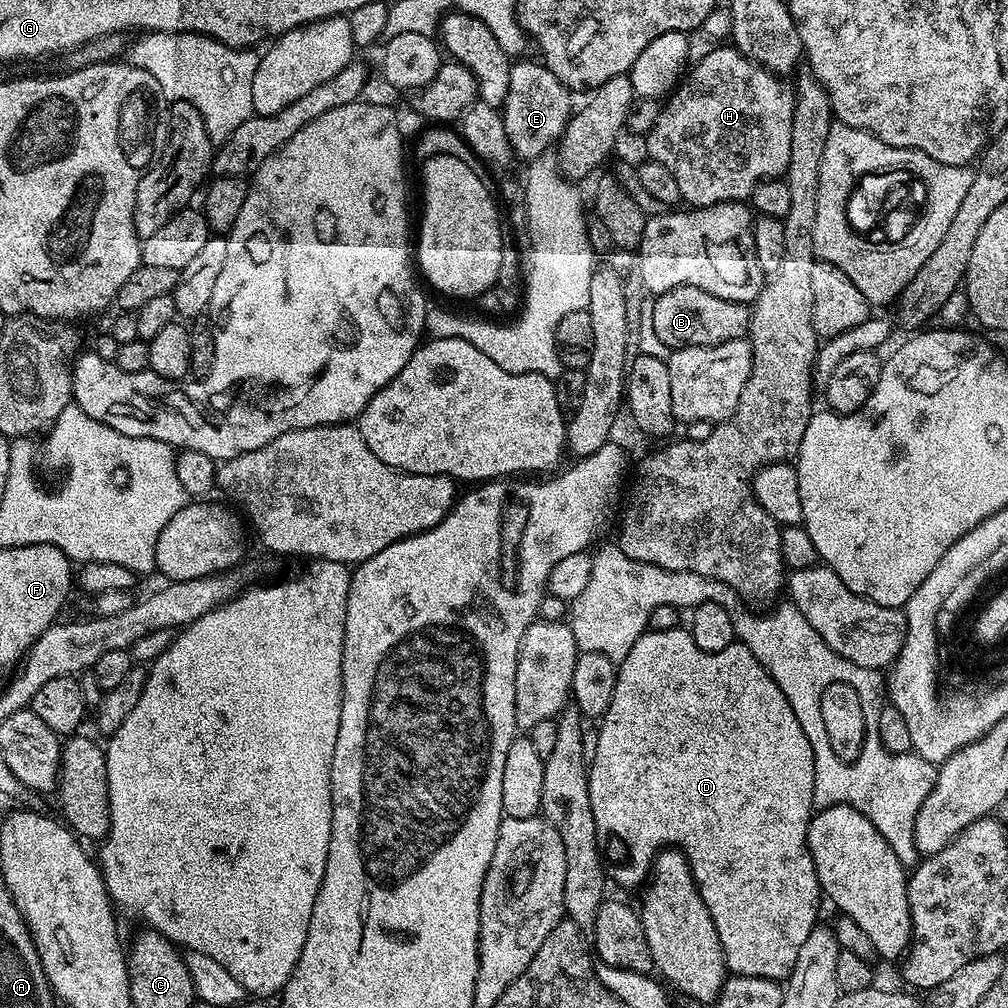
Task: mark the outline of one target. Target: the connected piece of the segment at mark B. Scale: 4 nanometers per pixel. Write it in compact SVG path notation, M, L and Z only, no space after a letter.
M678 286L664 292L652 300L652 305L652 334L656 340L664 342L669 350L694 346L705 348L722 342L745 339L752 321L749 305L706 294L706 290L698 290L694 286Z

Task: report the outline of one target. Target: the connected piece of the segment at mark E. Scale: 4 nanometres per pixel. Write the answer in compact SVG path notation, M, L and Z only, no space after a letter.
M526 59L512 65L510 86L502 105L502 117L513 153L519 159L521 156L524 162L531 162L545 155L559 141L574 112L574 105L568 97L571 96L569 89L564 87L561 80L554 78L552 71L535 59Z

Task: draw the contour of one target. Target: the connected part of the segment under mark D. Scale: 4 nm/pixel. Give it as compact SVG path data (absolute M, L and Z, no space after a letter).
M683 627L657 632L646 630L638 642L630 646L630 654L619 661L612 707L604 713L602 723L604 725L596 736L596 749L593 752L591 749L588 766L590 810L594 814L596 828L628 836L628 840L632 840L632 848L636 848L636 852L644 852L644 856L655 857L657 852L666 848L683 852L694 882L702 894L702 902L706 902L706 910L710 910L710 918L714 918L714 926L724 951L725 969L737 976L787 981L794 970L794 962L798 962L798 950L802 950L806 938L810 938L810 930L817 927L816 911L820 908L822 893L808 849L808 824L814 815L814 750L806 738L806 730L802 730L794 710L770 674L758 662L758 658L750 654L745 644L733 642L721 652L703 652L698 650L691 631Z

